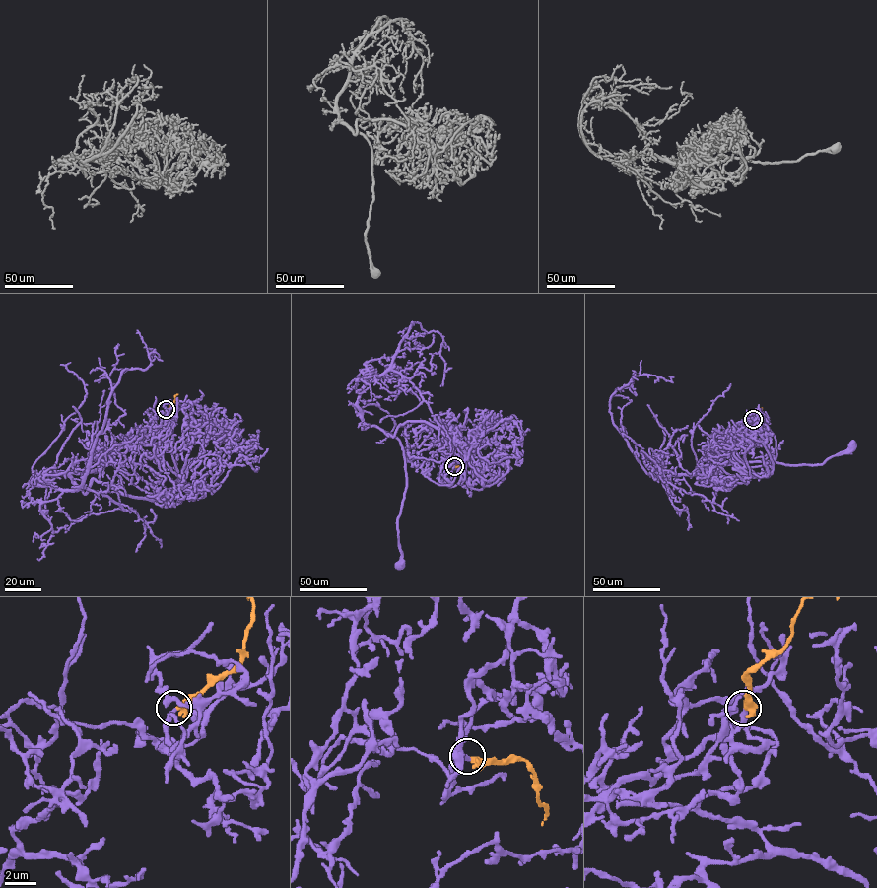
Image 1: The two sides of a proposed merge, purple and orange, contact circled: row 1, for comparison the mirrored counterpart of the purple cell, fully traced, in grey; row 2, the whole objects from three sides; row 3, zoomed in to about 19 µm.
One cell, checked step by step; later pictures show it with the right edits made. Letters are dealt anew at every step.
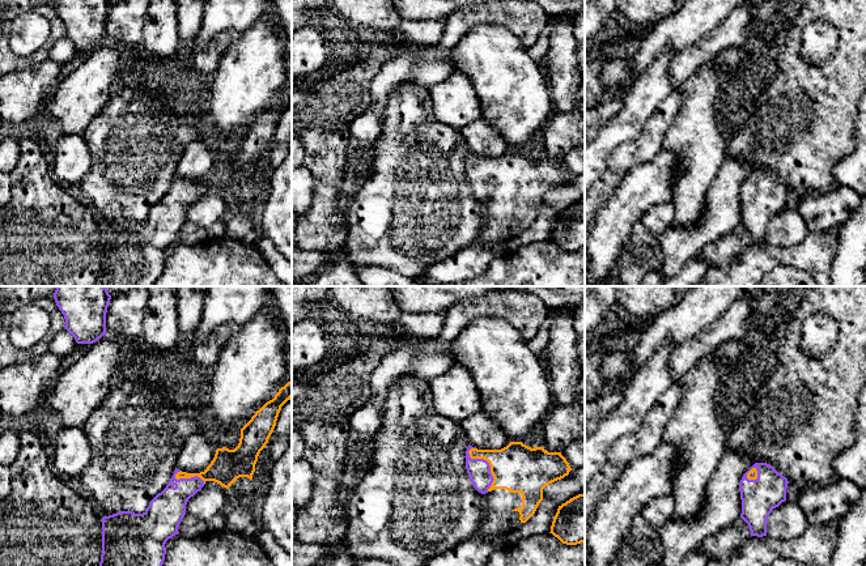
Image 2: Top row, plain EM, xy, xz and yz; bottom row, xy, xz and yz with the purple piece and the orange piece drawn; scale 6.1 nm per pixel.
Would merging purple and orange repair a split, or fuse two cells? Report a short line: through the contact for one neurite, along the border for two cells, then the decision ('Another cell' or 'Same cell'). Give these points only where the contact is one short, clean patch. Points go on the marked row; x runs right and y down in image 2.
Line: xz (479, 469), (488, 463), (493, 468), (518, 468). Same cell

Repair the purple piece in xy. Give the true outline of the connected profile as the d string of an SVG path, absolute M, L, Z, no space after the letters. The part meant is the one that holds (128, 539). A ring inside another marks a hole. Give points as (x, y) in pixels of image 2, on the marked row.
M292 380L279 390L241 429L234 450L217 448L204 472L186 473L175 468L166 488L143 514L120 511L102 518L102 554L99 566L162 566L165 544L178 535L187 501L205 481L229 489L239 477L252 480L260 451L276 426L281 407L292 399Z

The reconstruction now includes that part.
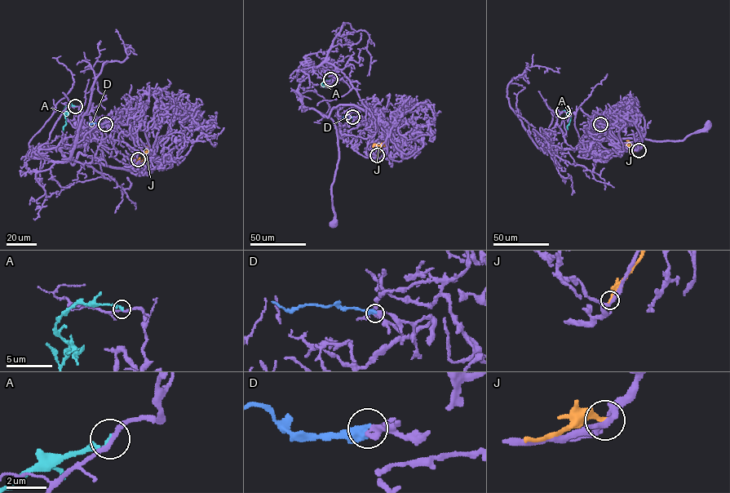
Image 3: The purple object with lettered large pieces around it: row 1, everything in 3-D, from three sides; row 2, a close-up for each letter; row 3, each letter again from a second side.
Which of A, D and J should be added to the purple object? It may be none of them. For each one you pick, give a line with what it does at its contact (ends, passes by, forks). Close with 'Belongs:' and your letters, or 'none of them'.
D: it ends there
Belongs: D

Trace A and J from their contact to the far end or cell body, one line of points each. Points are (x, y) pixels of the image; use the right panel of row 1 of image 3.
A: (563, 111), (570, 115), (567, 129)
J: (639, 150), (628, 151), (629, 144), (626, 140)

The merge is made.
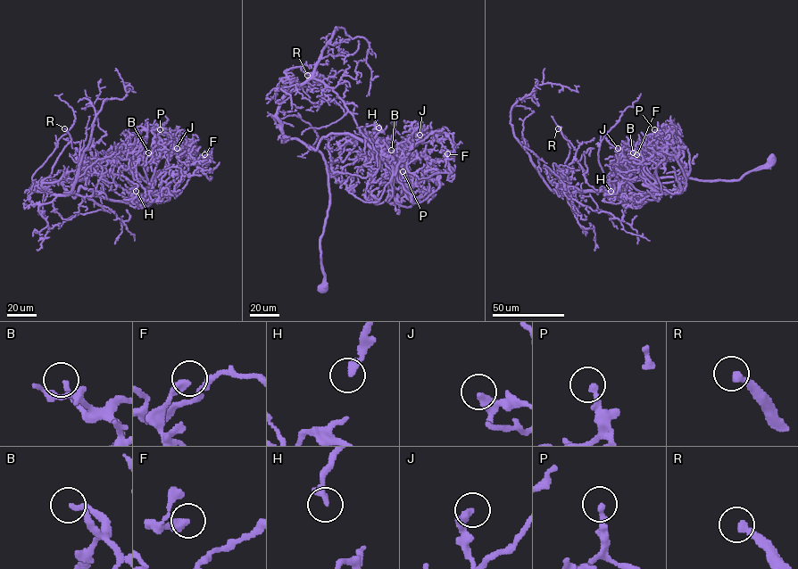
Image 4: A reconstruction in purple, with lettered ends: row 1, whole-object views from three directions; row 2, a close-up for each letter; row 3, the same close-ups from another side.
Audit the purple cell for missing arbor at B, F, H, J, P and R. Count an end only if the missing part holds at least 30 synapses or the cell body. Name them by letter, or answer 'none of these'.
B, R

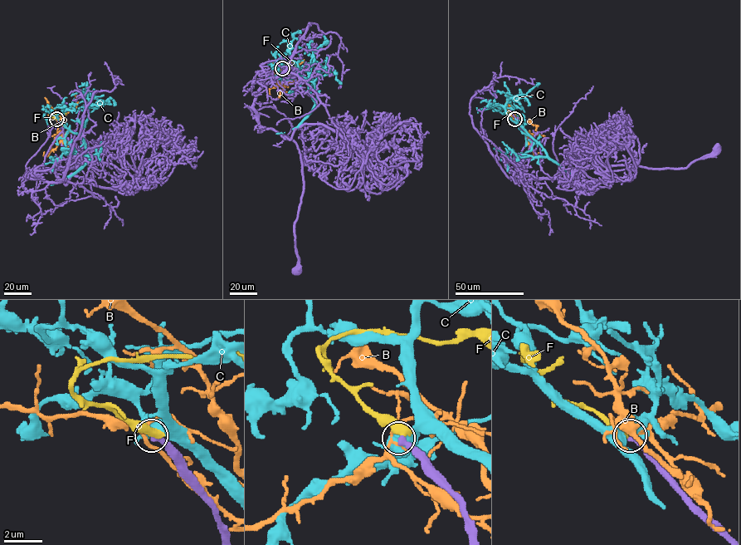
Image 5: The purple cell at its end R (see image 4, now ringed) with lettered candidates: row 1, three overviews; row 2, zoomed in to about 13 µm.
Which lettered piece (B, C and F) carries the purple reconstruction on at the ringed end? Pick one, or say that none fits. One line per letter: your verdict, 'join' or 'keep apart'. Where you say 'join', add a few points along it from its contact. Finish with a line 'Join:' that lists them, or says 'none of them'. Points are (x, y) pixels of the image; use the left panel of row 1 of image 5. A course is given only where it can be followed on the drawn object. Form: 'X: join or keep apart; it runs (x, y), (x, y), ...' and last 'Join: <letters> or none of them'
B: keep apart
C: keep apart
F: keep apart
Join: none of them

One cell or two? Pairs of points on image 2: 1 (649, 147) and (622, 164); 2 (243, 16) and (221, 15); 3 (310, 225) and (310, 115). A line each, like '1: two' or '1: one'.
1: one
2: one
3: one

